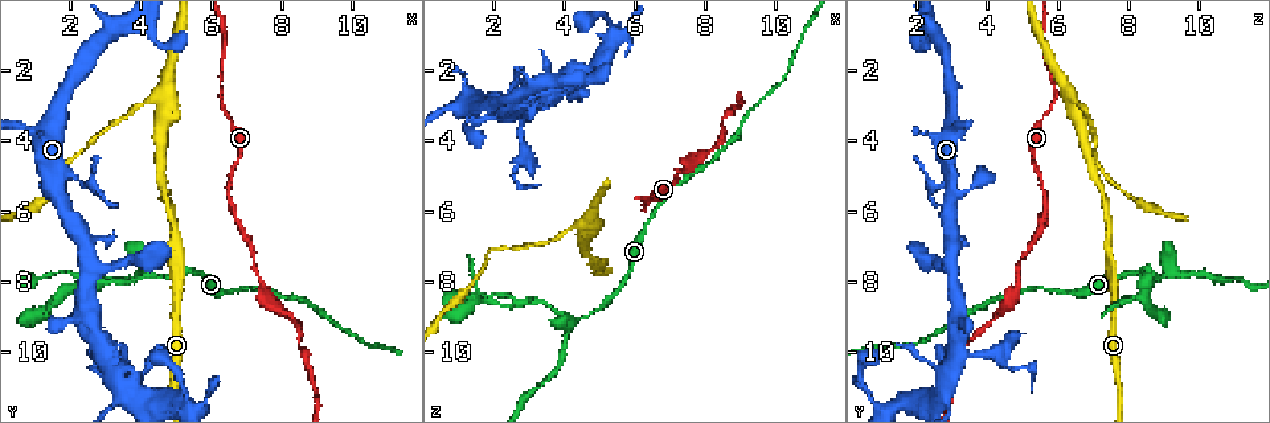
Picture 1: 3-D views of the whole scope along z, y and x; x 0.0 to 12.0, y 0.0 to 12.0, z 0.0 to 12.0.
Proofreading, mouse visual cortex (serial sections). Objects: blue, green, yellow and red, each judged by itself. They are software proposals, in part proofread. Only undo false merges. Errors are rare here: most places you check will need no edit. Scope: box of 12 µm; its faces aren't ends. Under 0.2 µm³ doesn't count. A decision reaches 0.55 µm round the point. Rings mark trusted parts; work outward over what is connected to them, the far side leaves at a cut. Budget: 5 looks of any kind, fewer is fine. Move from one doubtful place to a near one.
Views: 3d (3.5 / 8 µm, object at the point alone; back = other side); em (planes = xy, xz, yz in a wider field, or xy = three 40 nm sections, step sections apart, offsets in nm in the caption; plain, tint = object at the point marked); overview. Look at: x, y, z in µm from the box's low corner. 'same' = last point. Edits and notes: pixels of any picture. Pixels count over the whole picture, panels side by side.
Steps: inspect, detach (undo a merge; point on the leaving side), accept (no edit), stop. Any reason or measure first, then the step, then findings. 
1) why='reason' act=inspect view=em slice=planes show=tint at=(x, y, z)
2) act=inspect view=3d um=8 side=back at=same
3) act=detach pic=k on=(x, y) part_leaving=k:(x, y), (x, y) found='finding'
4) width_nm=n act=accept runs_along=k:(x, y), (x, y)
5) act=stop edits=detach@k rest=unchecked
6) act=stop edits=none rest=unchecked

why='three arms meet' act=inspect view=3d um=3.5 at=(4.7, 3.0, 6.5)

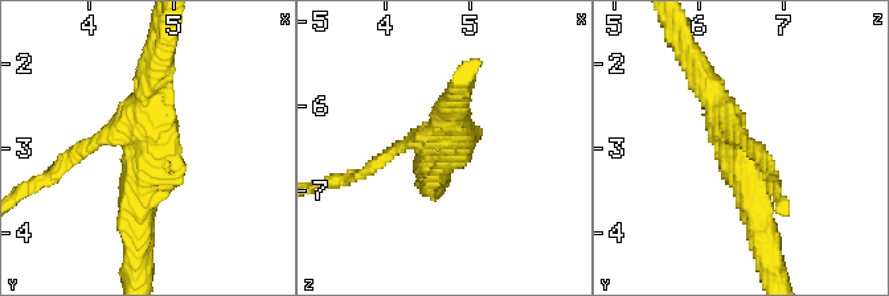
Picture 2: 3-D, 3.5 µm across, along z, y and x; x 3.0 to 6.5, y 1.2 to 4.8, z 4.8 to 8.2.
arms=3 arm_widths_nm=150,300,350 why='now the EM' act=inspect view=em slice=planes show=tint at=(4.65, 2.95, 6.45)

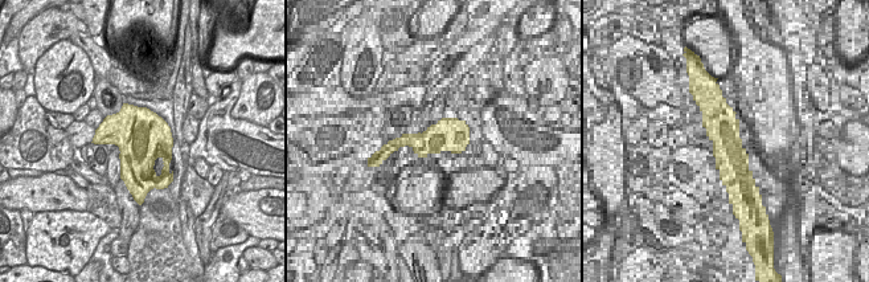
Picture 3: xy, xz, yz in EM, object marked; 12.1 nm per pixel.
act=accept runs_along=2:(761, 225), (717, 99), (696, 70) found='one cell here'

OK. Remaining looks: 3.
why='three arms meet' act=inspect view=3d um=3.5 side=back at=(4.3, 7.7, 9.1)

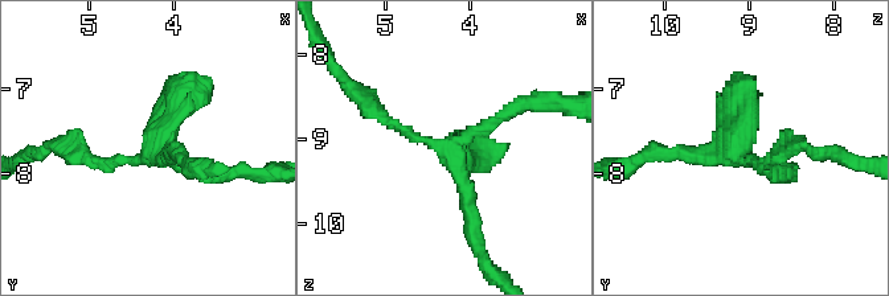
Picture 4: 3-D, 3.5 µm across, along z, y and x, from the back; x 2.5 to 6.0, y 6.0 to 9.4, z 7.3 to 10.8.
act=inspect view=em slice=xy step=5 show=tint at=(4.25, 7.85, 9.10)

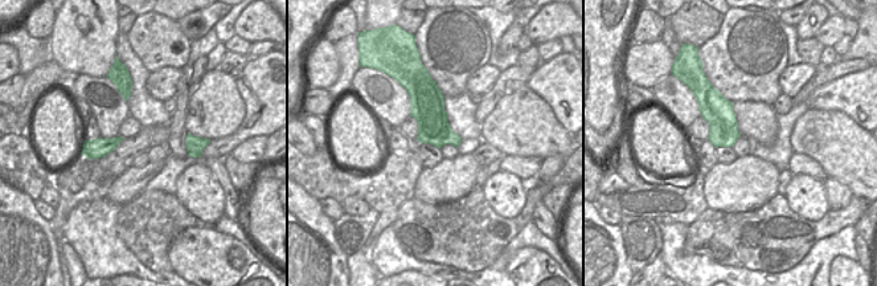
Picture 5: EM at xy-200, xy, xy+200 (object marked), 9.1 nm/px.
act=inspect view=em slice=planes show=tint at=same

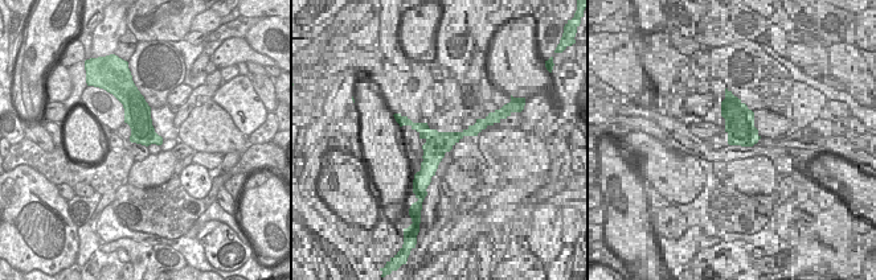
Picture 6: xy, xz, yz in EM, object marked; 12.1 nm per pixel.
act=detach pic=4 on=(167, 116) found='a second cell is stuck on'

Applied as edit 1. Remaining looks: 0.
act=stop edits=detach@4 rest=unchecked

